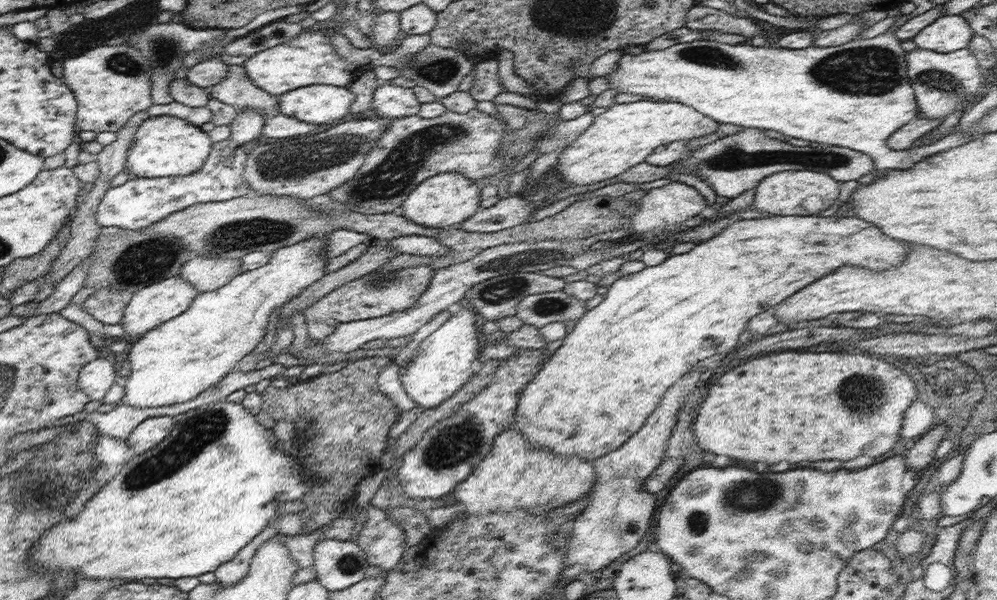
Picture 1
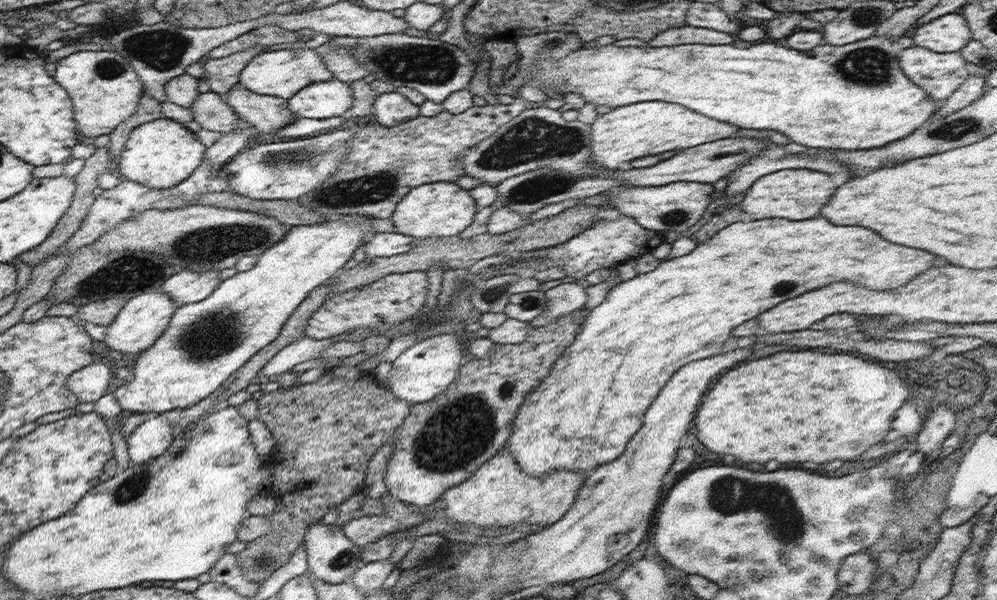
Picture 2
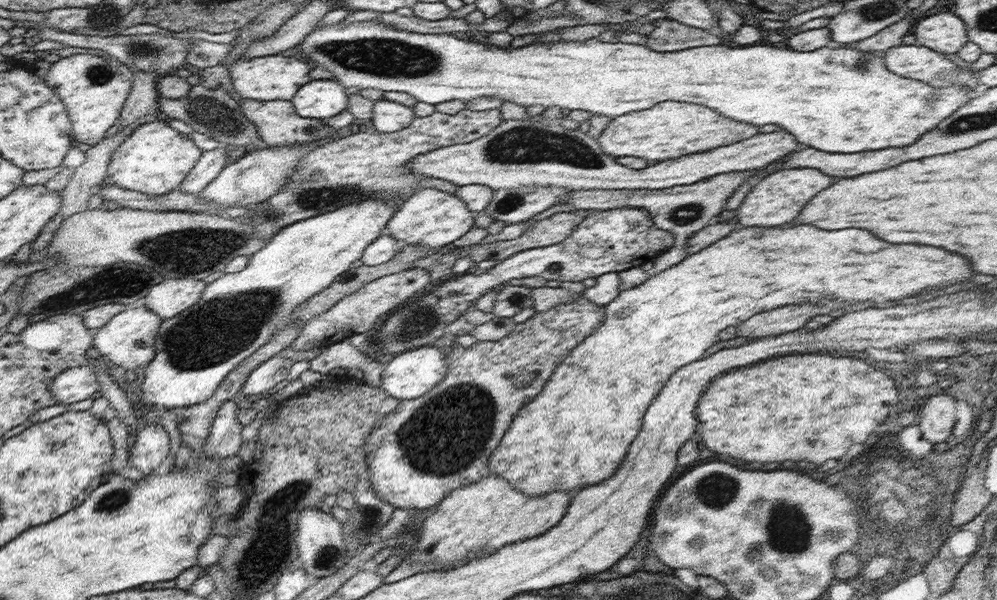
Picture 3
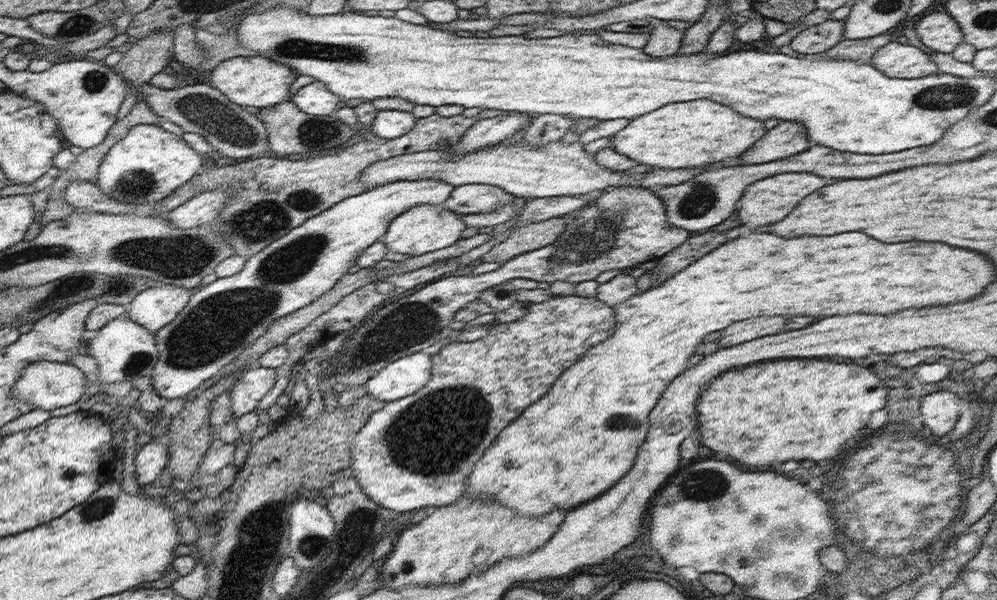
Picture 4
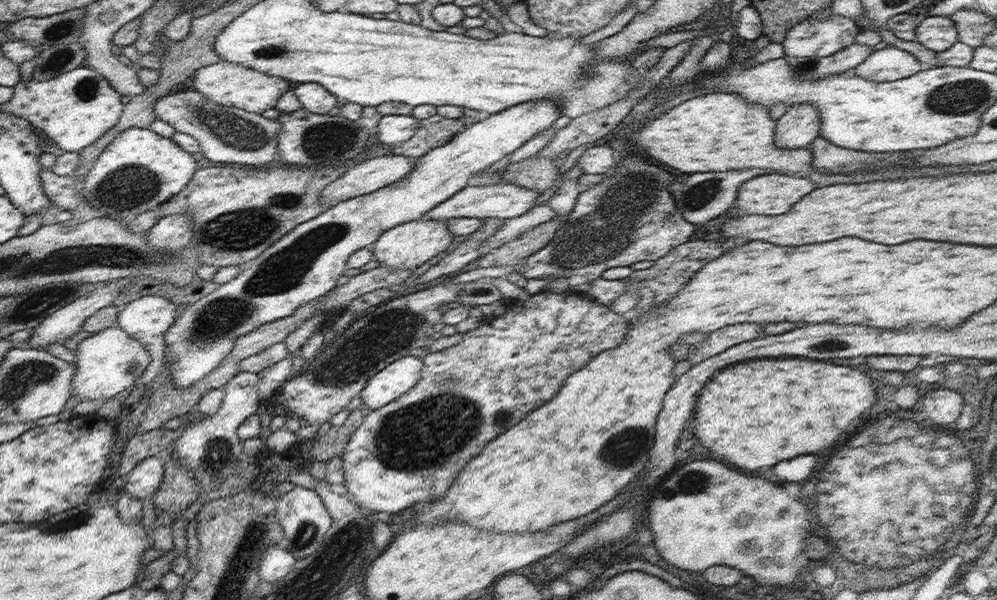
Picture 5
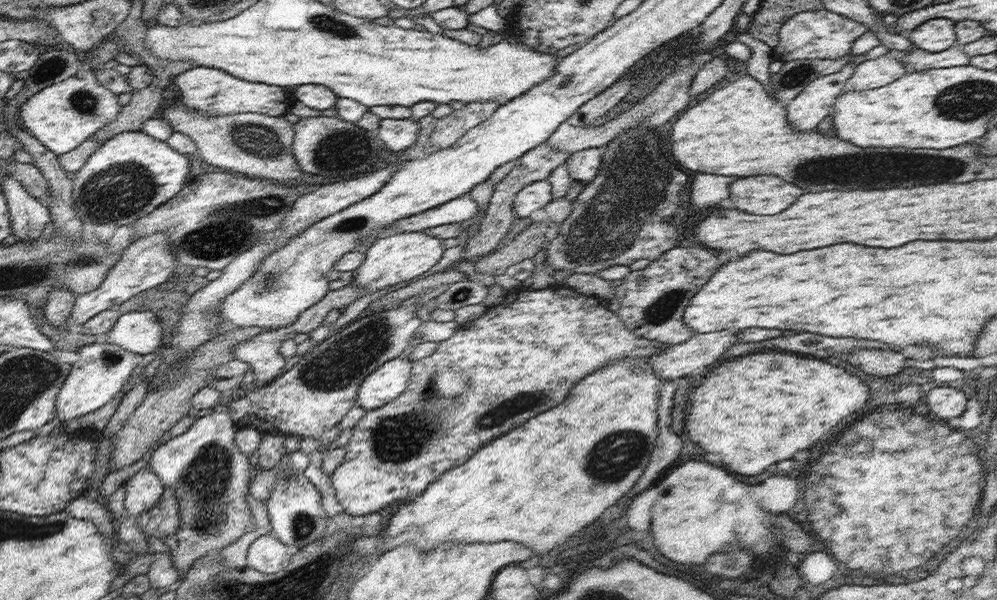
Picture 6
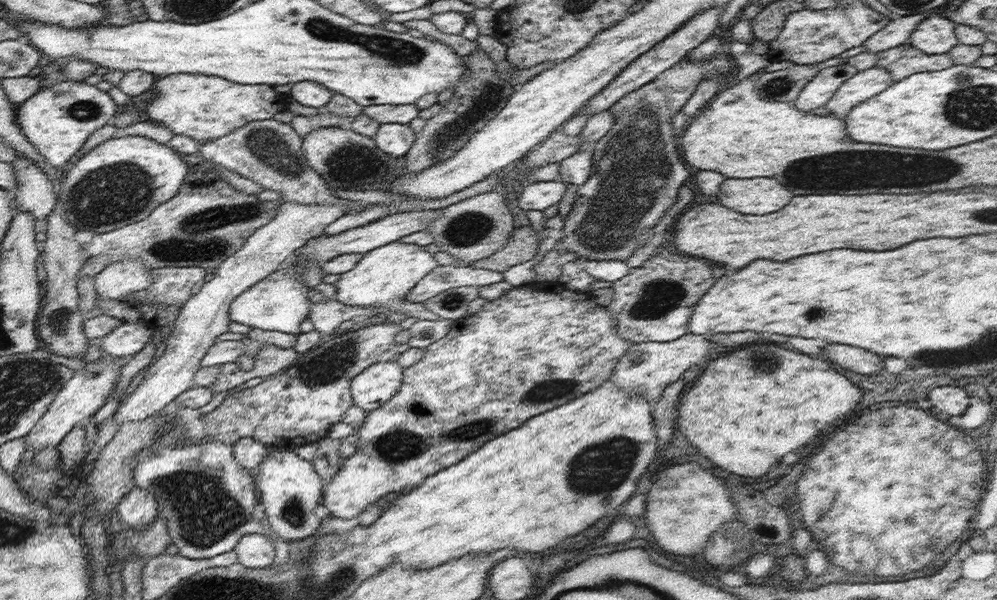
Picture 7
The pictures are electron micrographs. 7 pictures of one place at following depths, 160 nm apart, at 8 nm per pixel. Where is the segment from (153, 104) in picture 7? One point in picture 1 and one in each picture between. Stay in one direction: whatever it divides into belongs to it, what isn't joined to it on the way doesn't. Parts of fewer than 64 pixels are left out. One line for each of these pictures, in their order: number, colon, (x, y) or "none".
1: (309, 60)
2: (282, 73)
3: (273, 77)
4: (256, 81)
5: (226, 83)
6: (214, 92)

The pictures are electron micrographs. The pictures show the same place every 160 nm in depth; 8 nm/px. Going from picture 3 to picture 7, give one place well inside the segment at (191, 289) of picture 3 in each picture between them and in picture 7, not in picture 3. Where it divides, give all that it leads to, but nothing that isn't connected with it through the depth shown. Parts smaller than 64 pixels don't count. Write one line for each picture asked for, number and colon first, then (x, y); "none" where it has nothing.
4: (154, 308)
5: (147, 319)
6: (140, 332)
7: (125, 341)

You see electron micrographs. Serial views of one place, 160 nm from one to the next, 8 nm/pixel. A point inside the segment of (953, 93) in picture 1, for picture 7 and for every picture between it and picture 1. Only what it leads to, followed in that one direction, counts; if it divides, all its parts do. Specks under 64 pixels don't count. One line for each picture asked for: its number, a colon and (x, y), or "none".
2: (939, 74)
3: (918, 62)
4: (895, 60)
5: (889, 64)
6: (873, 73)
7: (864, 84)

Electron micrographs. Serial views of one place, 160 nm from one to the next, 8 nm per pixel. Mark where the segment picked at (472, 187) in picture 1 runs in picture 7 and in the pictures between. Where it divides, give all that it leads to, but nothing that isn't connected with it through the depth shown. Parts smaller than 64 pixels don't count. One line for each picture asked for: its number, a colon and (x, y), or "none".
2: (444, 209)
3: (431, 217)
4: (426, 227)
5: (406, 246)
6: (390, 260)
7: (383, 278)

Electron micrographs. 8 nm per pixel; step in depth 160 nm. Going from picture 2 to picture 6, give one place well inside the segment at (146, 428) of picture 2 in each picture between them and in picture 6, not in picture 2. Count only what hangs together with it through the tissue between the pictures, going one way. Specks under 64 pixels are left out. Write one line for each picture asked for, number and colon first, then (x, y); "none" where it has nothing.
3: (151, 446)
4: (152, 458)
5: (146, 478)
6: (143, 490)

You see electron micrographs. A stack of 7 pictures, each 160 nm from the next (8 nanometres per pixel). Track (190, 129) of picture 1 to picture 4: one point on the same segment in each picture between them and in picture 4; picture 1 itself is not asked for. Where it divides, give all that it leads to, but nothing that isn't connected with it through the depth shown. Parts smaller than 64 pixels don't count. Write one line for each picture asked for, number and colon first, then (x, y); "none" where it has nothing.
2: (160, 154)
3: (154, 159)
4: (149, 163)

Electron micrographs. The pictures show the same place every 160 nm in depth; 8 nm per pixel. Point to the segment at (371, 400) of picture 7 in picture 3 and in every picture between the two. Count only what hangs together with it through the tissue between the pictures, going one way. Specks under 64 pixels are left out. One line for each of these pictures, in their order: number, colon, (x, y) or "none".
3: (408, 375)
4: (404, 376)
5: (400, 376)
6: (389, 381)

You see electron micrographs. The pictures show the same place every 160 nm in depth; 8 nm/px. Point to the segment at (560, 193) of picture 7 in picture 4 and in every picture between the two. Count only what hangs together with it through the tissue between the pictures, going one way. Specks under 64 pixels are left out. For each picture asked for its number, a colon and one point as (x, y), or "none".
4: (469, 198)
5: (504, 200)
6: (536, 195)

